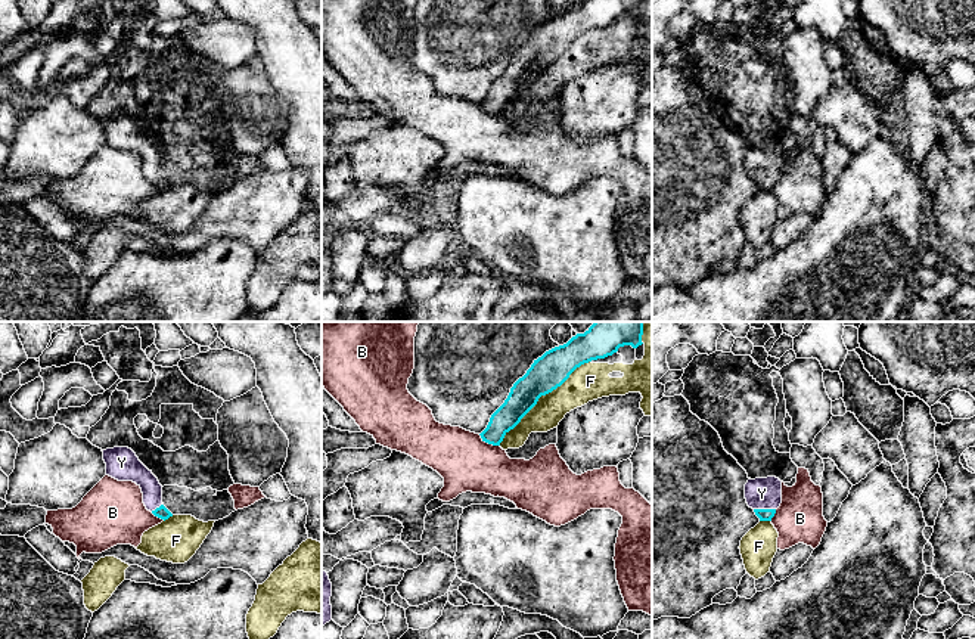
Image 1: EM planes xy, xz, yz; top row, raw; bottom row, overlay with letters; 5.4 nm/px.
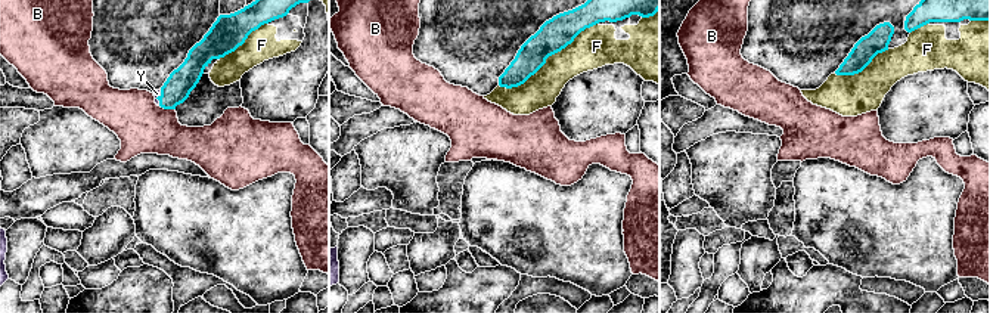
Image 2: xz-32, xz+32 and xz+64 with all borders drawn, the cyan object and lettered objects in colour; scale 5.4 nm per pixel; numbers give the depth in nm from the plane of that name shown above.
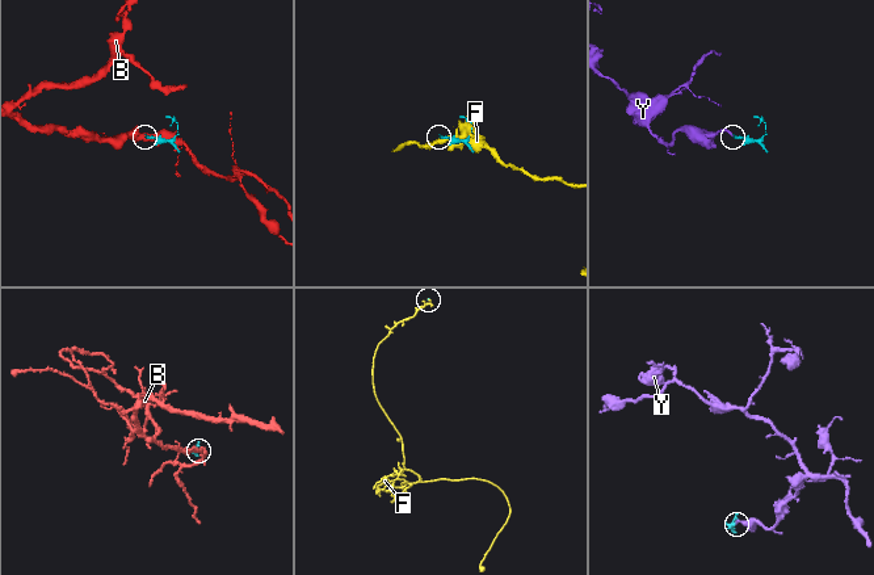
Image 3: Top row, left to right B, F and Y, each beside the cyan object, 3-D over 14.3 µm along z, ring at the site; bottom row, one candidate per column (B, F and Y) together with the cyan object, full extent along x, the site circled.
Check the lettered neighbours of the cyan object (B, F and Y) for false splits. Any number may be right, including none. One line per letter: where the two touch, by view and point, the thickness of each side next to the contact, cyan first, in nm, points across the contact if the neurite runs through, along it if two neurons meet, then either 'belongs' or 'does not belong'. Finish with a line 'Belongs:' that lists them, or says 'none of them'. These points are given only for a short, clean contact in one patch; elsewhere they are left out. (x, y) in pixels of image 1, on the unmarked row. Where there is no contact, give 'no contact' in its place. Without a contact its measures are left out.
B: contact xz (488, 112); calibres 140 and 300 nm; border xz (478, 104), (486, 111), (499, 115); does not belong
F: contact xz (542, 64); calibres 190 and 190 nm; does not belong
Y: contact yz (764, 179); calibres 60 and 180 nm; way yz (763, 183), (764, 179), (764, 166), (761, 163); belongs
Belongs: Y

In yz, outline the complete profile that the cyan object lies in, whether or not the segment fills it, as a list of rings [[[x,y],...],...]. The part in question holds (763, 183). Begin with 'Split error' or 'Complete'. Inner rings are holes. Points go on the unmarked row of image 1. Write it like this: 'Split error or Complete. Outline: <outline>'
Split error. Outline: [[[776,146],[748,149],[745,168],[760,190],[771,190],[782,173],[782,151]]]

